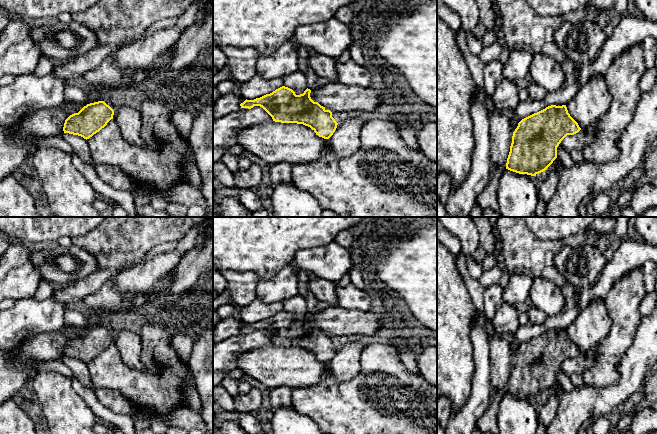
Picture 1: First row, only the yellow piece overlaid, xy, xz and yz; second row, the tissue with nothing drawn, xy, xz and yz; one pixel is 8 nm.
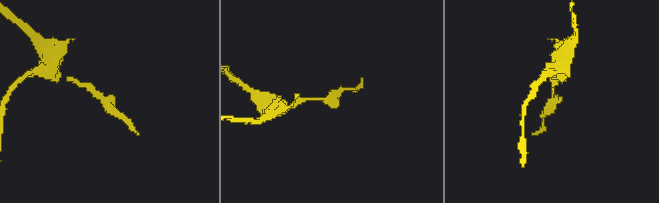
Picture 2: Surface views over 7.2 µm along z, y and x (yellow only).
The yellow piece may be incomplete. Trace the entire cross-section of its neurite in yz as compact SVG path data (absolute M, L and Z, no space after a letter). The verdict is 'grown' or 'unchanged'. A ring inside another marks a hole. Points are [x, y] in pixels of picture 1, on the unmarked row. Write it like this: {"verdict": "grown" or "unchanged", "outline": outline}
{"verdict": "unchanged", "outline": "M551 329L522 343L513 356L506 393L536 400L557 382L561 365L580 354L566 329Z"}

